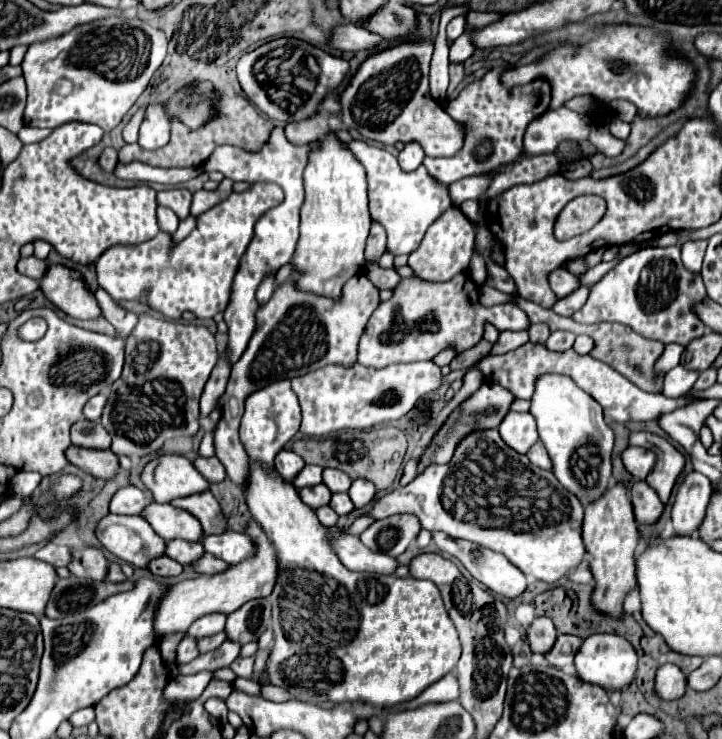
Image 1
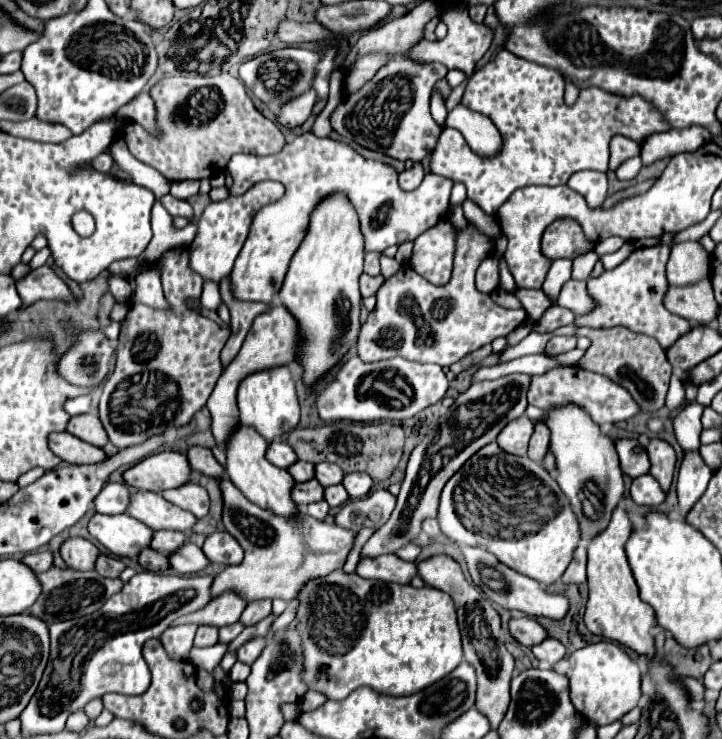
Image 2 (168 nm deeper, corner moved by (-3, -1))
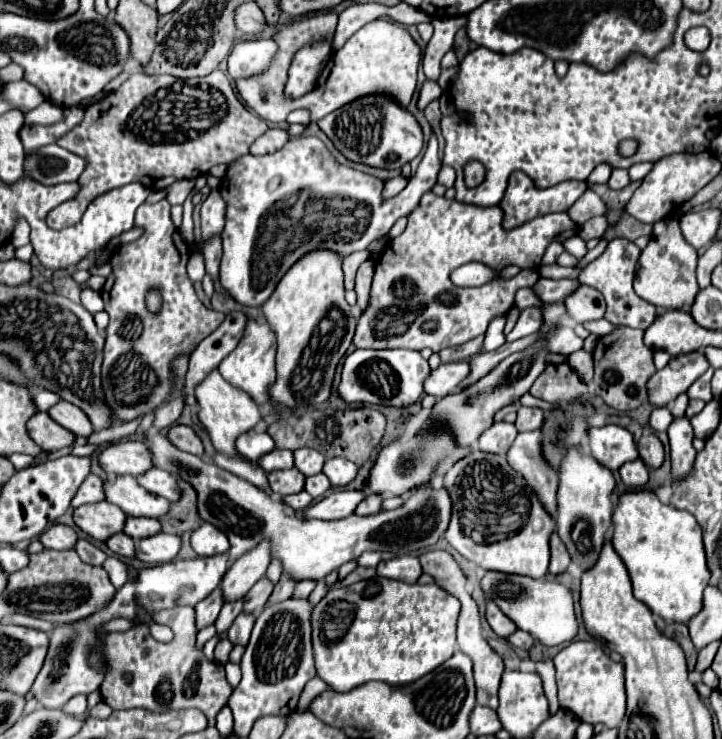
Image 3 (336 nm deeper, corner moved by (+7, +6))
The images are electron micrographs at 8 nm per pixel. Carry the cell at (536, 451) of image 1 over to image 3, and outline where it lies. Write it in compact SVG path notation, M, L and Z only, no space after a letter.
M520 406L518 410L518 418L514 422L518 432L528 432L528 430L538 430L538 426L542 426L544 414L540 408L528 408L528 406Z

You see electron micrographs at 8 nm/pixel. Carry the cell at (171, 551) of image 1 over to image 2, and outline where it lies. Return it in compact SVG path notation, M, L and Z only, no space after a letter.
M156 531L152 537L152 549L168 555L174 553L176 549L180 549L180 545L186 543L186 535L178 533L178 531Z

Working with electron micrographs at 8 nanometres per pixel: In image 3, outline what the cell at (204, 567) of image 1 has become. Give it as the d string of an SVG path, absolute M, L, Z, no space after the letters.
M158 532L150 538L136 542L136 558L146 564L166 564L176 558L180 550L180 536Z

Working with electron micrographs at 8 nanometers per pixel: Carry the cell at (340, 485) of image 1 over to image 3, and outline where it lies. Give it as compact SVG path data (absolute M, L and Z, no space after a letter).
M298 448L294 452L294 466L304 474L304 476L314 476L322 472L324 466L324 456L318 450L312 448Z

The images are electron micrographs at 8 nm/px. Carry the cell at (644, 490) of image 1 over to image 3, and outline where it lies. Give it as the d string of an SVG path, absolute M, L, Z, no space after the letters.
M640 458L634 462L626 462L618 472L628 488L640 488L648 482L648 468Z

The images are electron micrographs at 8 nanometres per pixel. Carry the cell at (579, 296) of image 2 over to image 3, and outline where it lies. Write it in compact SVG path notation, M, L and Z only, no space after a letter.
M580 286L564 302L568 308L568 316L574 318L578 324L584 324L590 320L600 320L600 318L604 318L604 312L606 312L606 302L604 302L602 294L590 286Z

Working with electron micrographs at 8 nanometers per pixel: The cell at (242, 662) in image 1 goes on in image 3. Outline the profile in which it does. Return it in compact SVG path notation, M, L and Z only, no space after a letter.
M242 612L242 614L232 622L232 626L230 626L230 630L228 630L230 642L232 642L232 644L242 644L242 646L246 646L248 638L250 638L250 632L252 632L252 626L254 626L254 620L256 620L254 614Z

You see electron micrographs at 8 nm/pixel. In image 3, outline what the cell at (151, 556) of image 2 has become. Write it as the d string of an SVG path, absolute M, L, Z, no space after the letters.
M114 534L106 540L106 546L114 552L114 554L120 554L120 556L128 556L128 558L134 558L134 540L126 534Z

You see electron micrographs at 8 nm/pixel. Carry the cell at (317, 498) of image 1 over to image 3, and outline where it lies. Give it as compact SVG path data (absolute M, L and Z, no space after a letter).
M296 468L276 470L276 472L268 474L268 482L270 482L270 490L280 496L298 494L304 488L304 474L298 472Z

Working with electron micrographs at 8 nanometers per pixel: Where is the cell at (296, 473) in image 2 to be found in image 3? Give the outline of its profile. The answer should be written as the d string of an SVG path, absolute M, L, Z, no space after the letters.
M274 448L272 452L268 452L262 458L258 458L258 466L264 472L284 470L284 468L292 468L294 466L294 458L292 458L290 450L278 450L278 448Z

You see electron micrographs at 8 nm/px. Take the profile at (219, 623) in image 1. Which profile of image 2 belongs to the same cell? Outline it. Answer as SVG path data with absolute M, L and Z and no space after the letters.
M224 593L212 599L204 609L178 618L170 626L179 625L179 623L196 623L196 625L212 625L212 627L232 625L240 619L244 607L246 607L246 601L242 597L234 593Z

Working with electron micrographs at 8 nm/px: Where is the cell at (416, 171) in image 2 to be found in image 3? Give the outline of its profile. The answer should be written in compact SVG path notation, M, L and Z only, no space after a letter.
M396 176L396 178L392 178L392 180L388 180L386 184L384 184L384 192L382 192L382 196L384 198L392 198L392 196L396 196L396 194L400 194L404 188L406 188L406 178L404 176Z

